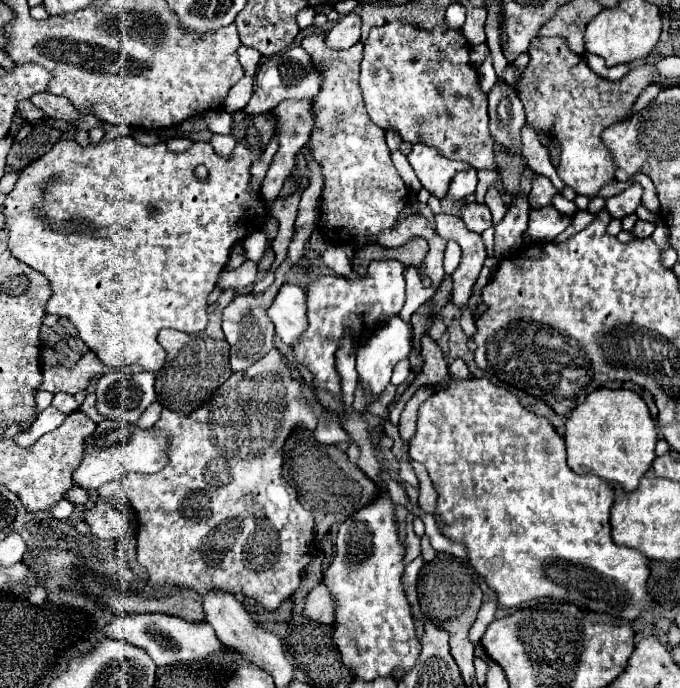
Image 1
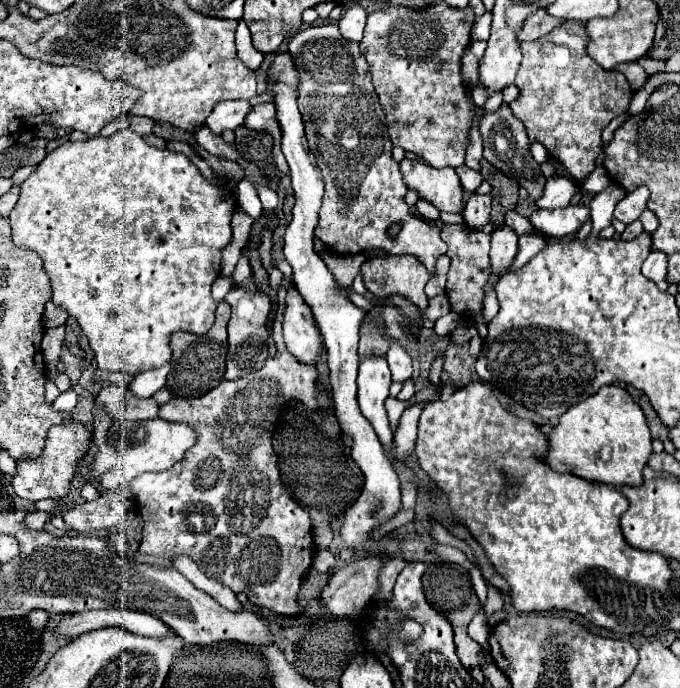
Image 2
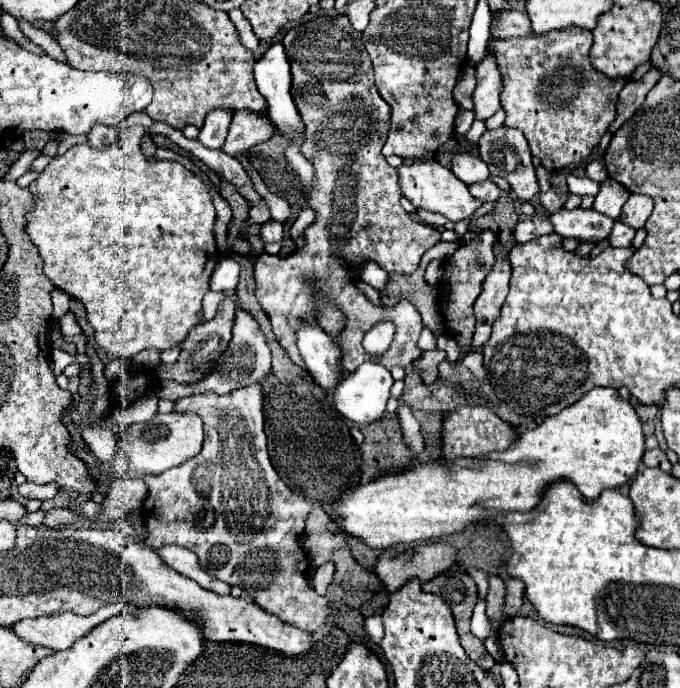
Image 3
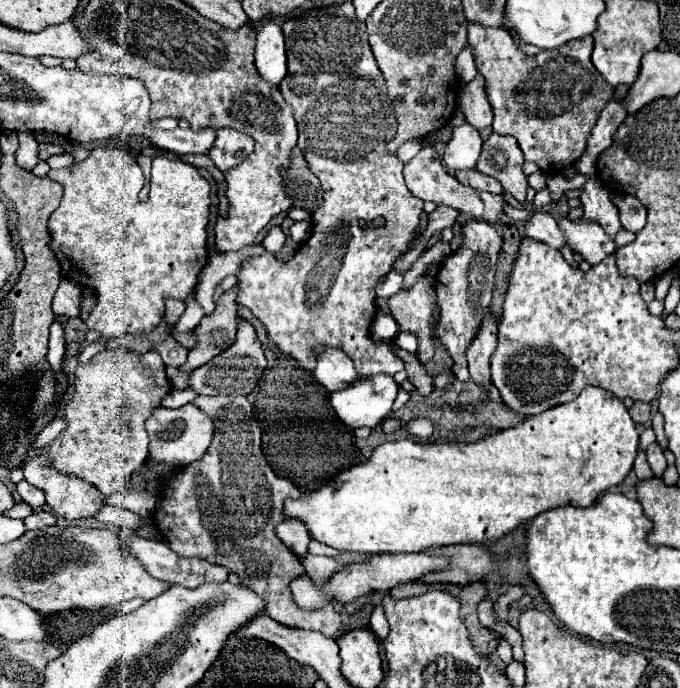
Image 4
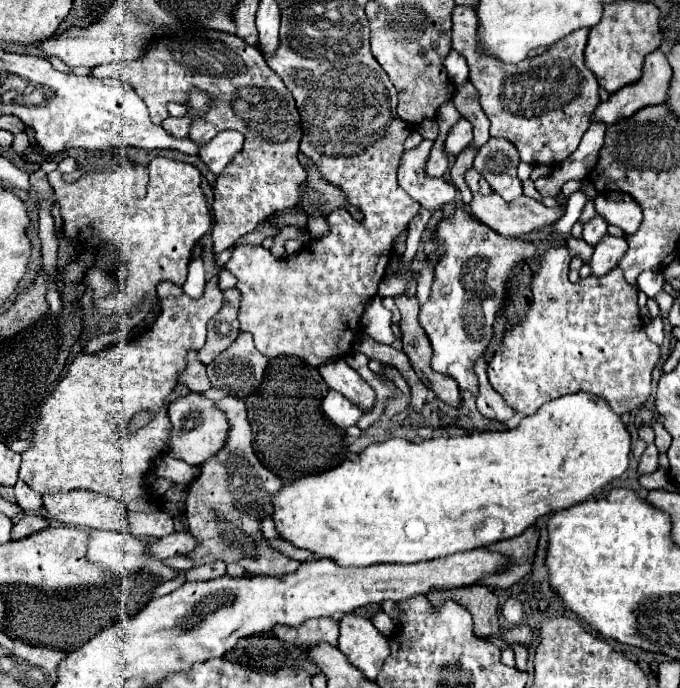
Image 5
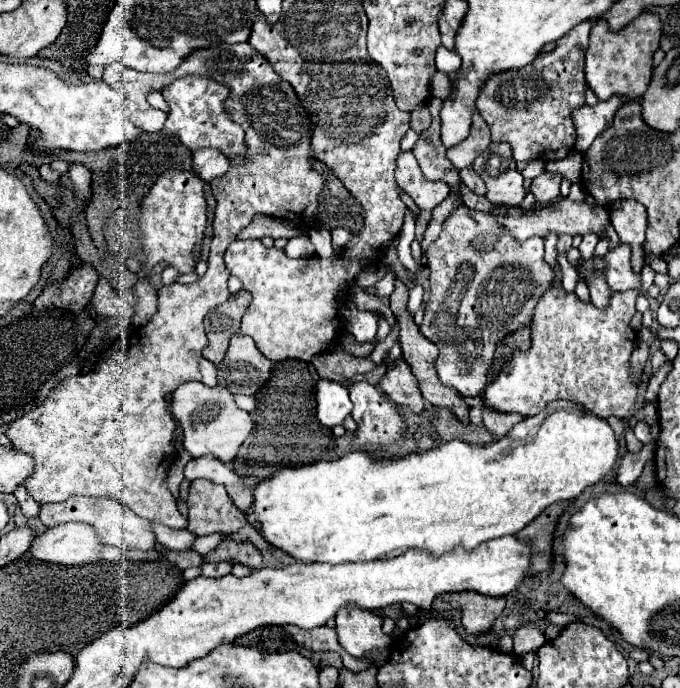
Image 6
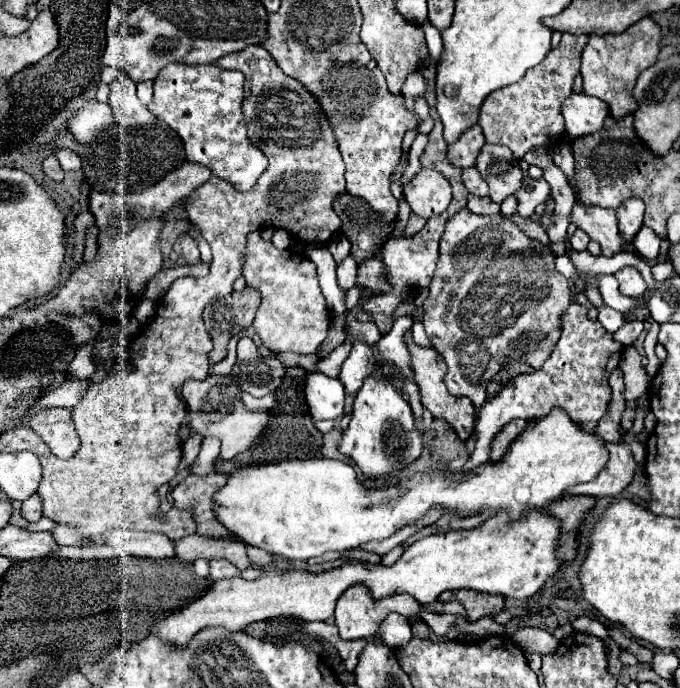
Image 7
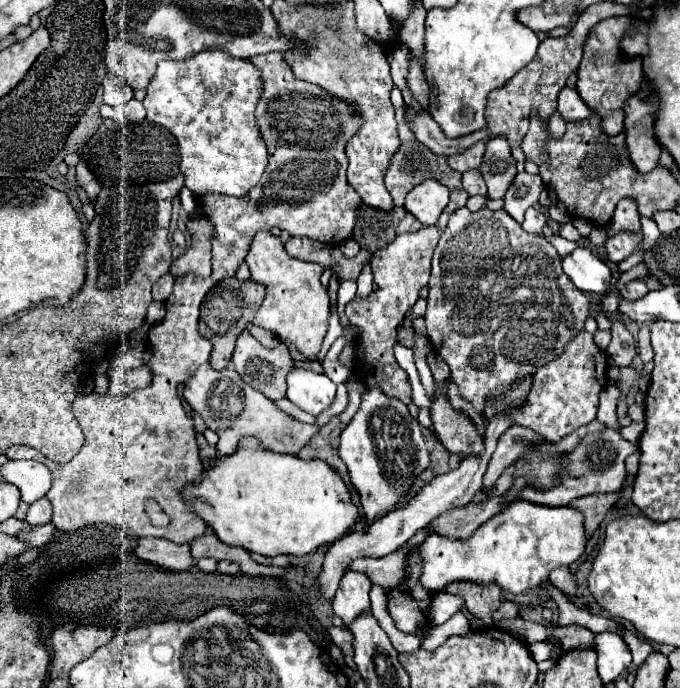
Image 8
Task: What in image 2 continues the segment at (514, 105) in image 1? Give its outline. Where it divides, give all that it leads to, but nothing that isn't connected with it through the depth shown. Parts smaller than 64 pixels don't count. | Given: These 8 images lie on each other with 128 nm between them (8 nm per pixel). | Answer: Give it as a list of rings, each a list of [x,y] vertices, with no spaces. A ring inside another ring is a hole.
[[[500,106],[500,110],[482,116],[480,120],[480,134],[484,140],[484,158],[502,174],[506,174],[508,178],[514,178],[518,184],[522,184],[532,200],[540,198],[540,192],[544,190],[546,178],[540,172],[540,166],[532,160],[530,154],[530,140],[528,134],[524,132],[524,126],[520,124],[520,120],[516,120],[516,116],[512,116],[510,106]]]

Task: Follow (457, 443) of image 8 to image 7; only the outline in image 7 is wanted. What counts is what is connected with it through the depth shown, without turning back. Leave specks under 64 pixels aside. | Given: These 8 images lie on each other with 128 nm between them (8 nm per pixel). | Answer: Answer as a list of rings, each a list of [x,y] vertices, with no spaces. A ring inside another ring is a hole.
[[[406,332],[404,334],[404,340],[406,340],[406,346],[412,354],[412,370],[414,370],[414,380],[420,388],[420,396],[422,396],[422,404],[424,408],[438,420],[444,420],[448,422],[456,436],[460,440],[468,440],[474,432],[474,422],[476,422],[476,412],[474,412],[474,404],[470,402],[470,398],[456,398],[448,392],[448,388],[444,386],[444,376],[446,376],[446,364],[442,360],[442,356],[434,350],[434,348],[422,348],[422,346],[416,346],[412,342],[412,334]]]

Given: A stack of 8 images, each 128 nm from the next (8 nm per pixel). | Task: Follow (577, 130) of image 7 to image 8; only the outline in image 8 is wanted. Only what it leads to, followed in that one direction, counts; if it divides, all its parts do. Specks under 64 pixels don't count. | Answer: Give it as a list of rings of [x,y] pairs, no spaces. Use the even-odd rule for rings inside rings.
[[[564,88],[558,94],[558,112],[562,114],[562,118],[566,122],[572,120],[584,120],[588,116],[592,116],[594,112],[584,104],[584,100],[580,98],[580,94],[574,88]]]

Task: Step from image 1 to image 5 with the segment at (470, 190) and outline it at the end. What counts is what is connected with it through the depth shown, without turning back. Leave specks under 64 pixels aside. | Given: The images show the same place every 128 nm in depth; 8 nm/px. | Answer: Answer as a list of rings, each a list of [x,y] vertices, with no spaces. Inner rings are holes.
[[[460,118],[450,130],[446,138],[446,152],[458,156],[472,142],[472,124],[466,118]]]

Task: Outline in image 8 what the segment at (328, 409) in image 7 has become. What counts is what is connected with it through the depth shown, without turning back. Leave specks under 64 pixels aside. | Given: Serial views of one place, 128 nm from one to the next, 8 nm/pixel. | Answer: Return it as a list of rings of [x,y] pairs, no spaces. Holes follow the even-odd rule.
[[[294,368],[286,376],[286,384],[286,398],[314,416],[326,410],[336,394],[336,384],[328,376],[304,368]]]

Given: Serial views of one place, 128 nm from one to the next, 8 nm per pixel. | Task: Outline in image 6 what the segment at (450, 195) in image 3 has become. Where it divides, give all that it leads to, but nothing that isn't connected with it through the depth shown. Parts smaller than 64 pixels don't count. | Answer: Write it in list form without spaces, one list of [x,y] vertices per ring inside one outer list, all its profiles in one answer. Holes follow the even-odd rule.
[[[402,152],[398,156],[396,184],[414,200],[420,210],[434,210],[450,194],[448,184],[430,182],[424,178],[412,152]],[[562,198],[558,202],[552,202],[548,206],[540,206],[536,212],[522,212],[518,206],[516,208],[508,208],[508,206],[498,206],[496,212],[494,212],[504,228],[508,232],[512,232],[518,240],[528,240],[532,236],[546,236],[548,232],[566,232],[570,236],[584,236],[586,232],[592,232],[596,234],[600,240],[608,238],[604,234],[604,228],[610,224],[610,214],[608,214],[608,208],[606,206],[598,206],[598,204],[588,204],[588,202],[572,202],[568,198]]]

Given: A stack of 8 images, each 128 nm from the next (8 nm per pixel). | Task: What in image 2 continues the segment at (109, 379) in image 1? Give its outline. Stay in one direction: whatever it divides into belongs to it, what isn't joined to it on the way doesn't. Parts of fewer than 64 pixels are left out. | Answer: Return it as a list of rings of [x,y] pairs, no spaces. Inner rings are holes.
[[[166,362],[158,368],[146,370],[142,374],[138,374],[130,386],[130,390],[138,396],[138,398],[150,398],[156,390],[160,390],[166,384],[166,376],[172,370],[172,364]]]

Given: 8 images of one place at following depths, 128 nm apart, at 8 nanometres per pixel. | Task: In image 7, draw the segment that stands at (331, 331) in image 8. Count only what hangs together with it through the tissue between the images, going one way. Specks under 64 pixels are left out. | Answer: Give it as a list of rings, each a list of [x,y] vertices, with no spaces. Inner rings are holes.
[[[354,312],[346,314],[346,324],[344,324],[344,332],[346,332],[346,340],[348,342],[366,342],[368,346],[378,344],[380,340],[380,332],[376,328],[374,322],[358,322]]]

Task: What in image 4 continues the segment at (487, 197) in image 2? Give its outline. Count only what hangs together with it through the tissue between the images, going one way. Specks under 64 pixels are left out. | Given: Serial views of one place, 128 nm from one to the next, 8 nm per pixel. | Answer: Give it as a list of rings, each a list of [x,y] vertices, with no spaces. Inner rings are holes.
[[[458,170],[456,178],[458,178],[460,184],[466,184],[466,186],[470,186],[474,190],[484,190],[484,192],[492,192],[492,194],[502,192],[498,180],[492,180],[490,176],[482,174],[478,170]]]

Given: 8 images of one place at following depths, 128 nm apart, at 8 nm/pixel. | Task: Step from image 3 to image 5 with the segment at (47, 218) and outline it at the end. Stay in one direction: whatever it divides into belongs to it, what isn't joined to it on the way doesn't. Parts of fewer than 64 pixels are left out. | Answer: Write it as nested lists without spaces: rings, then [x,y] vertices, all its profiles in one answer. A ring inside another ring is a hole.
[[[154,158],[150,162],[148,194],[142,200],[134,196],[134,168],[118,168],[114,172],[90,172],[72,184],[66,184],[62,180],[60,170],[54,170],[48,174],[48,182],[54,188],[56,200],[60,204],[64,230],[72,240],[80,238],[88,246],[114,244],[124,256],[122,268],[126,276],[122,280],[122,290],[118,290],[116,294],[104,300],[96,300],[96,314],[102,314],[102,316],[120,314],[124,310],[138,306],[144,298],[156,294],[156,286],[162,280],[170,280],[182,286],[188,274],[190,252],[194,244],[212,228],[212,214],[206,206],[204,192],[200,190],[200,172],[194,166],[184,164],[184,162],[176,162],[168,158]]]

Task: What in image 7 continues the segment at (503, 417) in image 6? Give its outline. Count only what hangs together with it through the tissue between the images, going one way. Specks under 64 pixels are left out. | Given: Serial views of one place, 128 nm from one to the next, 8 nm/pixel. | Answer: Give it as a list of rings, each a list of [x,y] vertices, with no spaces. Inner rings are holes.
[[[512,420],[510,424],[504,426],[502,432],[496,434],[496,440],[492,442],[492,454],[490,460],[498,462],[510,448],[510,444],[520,436],[520,432],[526,428],[526,420]]]

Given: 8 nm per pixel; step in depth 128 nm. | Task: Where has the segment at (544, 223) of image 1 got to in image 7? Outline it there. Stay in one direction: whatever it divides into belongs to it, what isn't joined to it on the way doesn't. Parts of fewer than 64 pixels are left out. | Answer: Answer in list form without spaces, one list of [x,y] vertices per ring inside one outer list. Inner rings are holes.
[[[626,266],[624,270],[620,270],[620,272],[616,272],[614,274],[616,276],[616,280],[620,282],[620,292],[624,294],[624,296],[644,296],[644,292],[646,292],[646,282],[644,282],[644,278],[640,276],[640,272],[636,270],[636,268],[630,268],[630,266]]]

